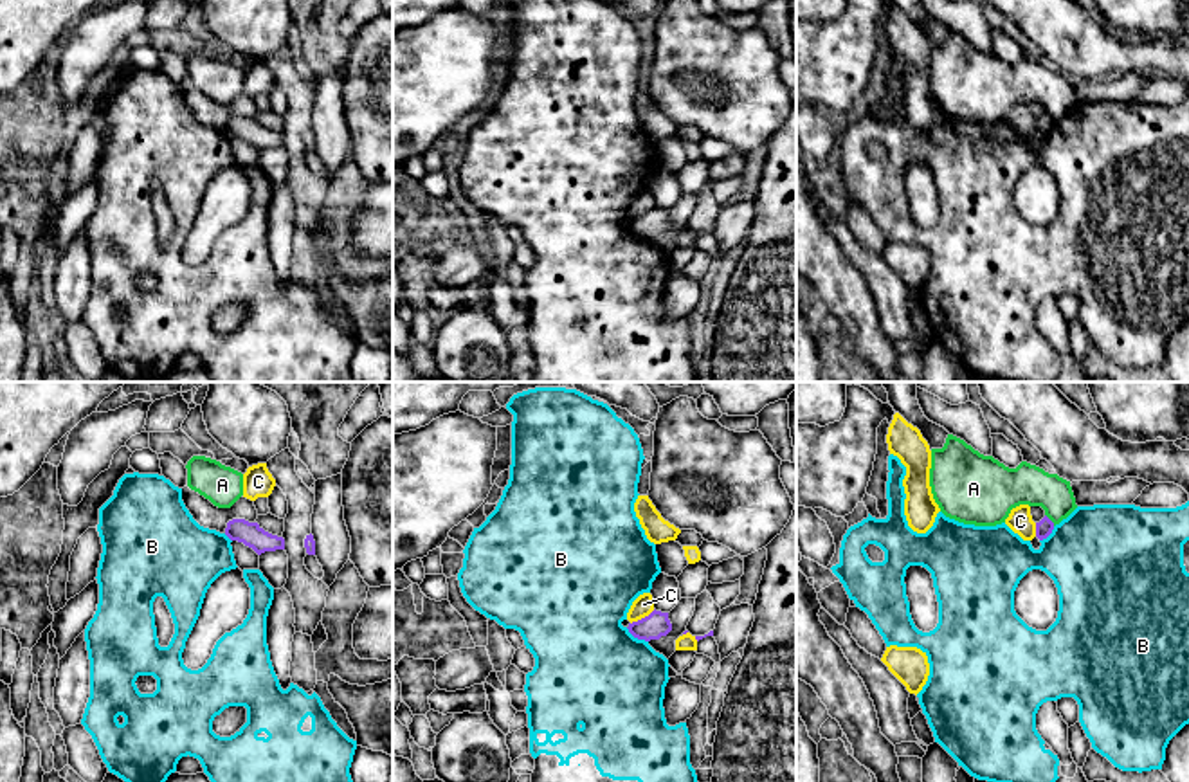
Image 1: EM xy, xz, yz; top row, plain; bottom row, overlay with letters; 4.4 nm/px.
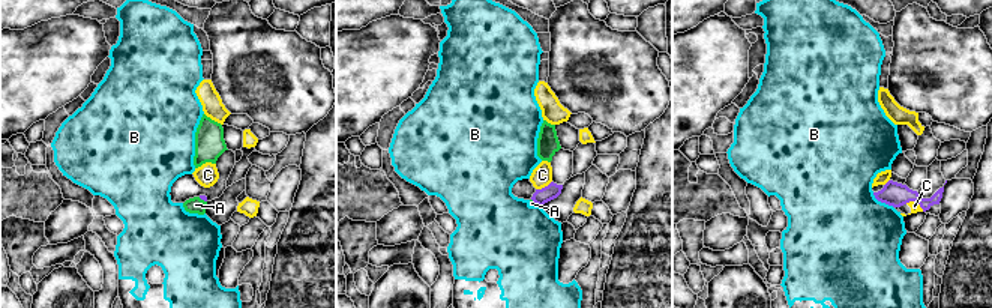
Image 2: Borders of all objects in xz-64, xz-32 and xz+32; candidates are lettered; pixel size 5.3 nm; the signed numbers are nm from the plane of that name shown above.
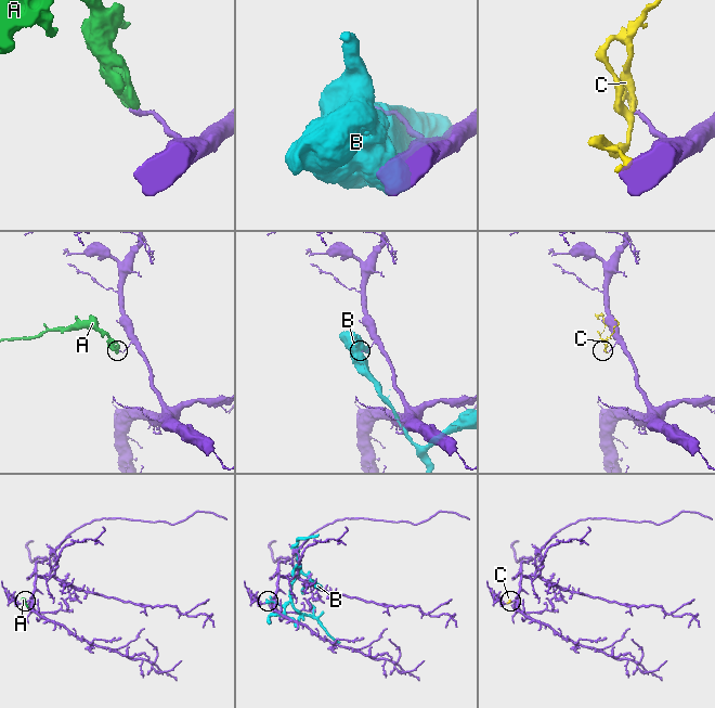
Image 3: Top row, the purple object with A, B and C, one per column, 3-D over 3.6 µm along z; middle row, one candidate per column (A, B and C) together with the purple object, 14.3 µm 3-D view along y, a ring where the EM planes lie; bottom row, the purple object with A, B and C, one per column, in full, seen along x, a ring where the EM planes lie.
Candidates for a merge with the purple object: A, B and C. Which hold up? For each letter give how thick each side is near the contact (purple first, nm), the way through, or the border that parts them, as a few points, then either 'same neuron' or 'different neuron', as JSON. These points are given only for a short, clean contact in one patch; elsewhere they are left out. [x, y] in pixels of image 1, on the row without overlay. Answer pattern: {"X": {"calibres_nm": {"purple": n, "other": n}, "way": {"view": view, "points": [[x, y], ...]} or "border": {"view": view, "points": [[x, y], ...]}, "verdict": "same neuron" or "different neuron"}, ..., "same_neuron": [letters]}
{"A": {"calibres_nm": {"purple": 80, "other": 200}, "border": {"view": "yz", "points": [[1045, 110], [1054, 121]]}, "verdict": "different neuron"}, "B": {"calibres_nm": {"purple": 120, "other": 480}, "verdict": "different neuron"}, "C": {"calibres_nm": {"purple": 120, "other": 90}, "verdict": "different neuron"}, "same_neuron": []}

